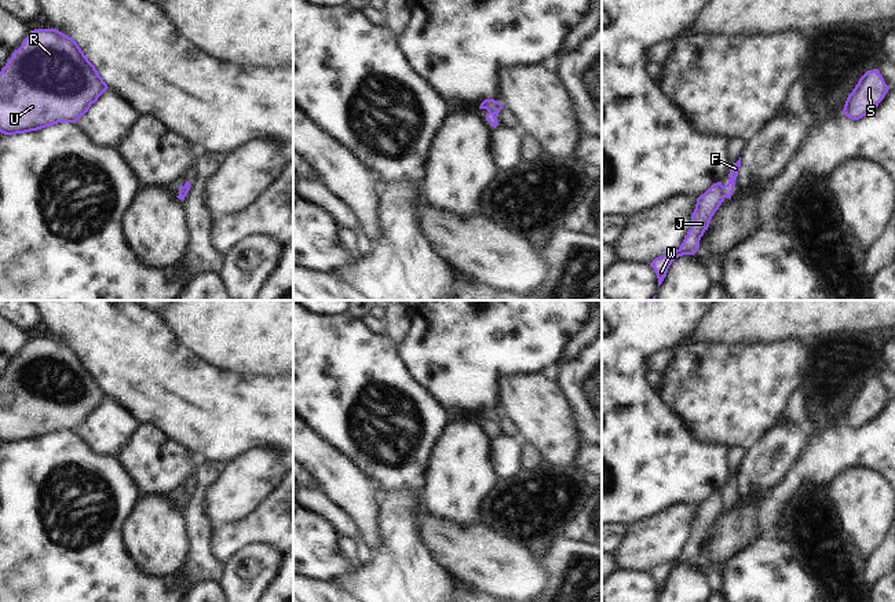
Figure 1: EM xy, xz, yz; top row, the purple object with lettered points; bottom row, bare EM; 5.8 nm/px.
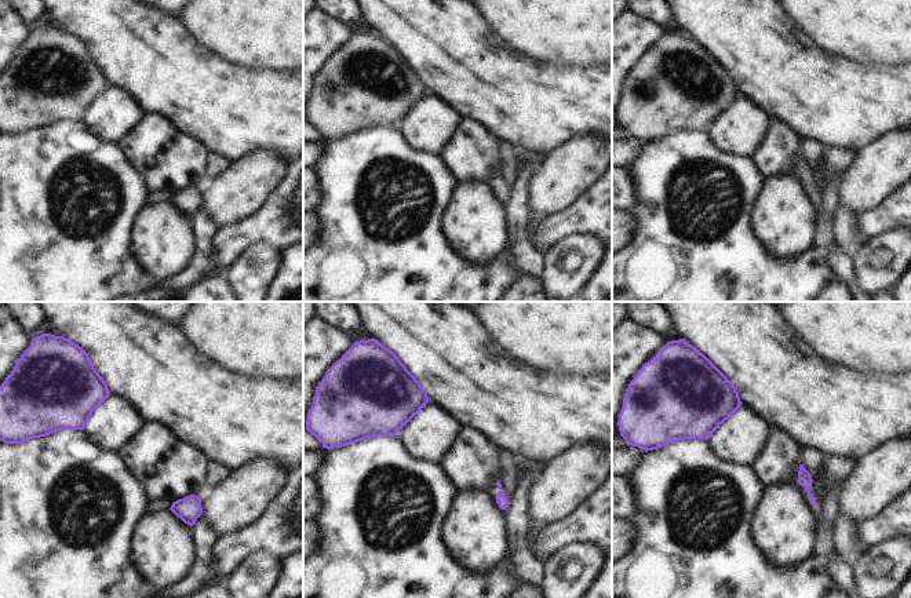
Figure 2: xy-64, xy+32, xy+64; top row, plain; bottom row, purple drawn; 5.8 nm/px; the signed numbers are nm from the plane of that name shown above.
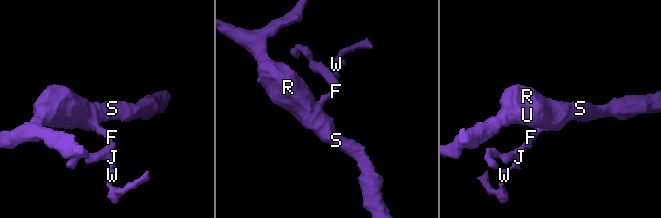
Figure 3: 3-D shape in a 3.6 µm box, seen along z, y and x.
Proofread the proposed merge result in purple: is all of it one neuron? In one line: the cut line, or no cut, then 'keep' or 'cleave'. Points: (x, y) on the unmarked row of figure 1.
cut in yz along (722, 495), (724, 504); cleave

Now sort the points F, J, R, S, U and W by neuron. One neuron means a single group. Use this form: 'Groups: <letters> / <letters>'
Groups: F R S U / J W

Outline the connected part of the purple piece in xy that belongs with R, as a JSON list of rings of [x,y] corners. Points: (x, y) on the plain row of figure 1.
[[[34,338],[0,380],[0,441],[76,431],[107,397],[72,346]]]

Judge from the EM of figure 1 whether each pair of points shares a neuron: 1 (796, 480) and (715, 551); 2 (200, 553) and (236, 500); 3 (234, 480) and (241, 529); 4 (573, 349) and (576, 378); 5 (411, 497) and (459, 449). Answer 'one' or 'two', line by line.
1: one
2: two
3: two
4: two
5: two

